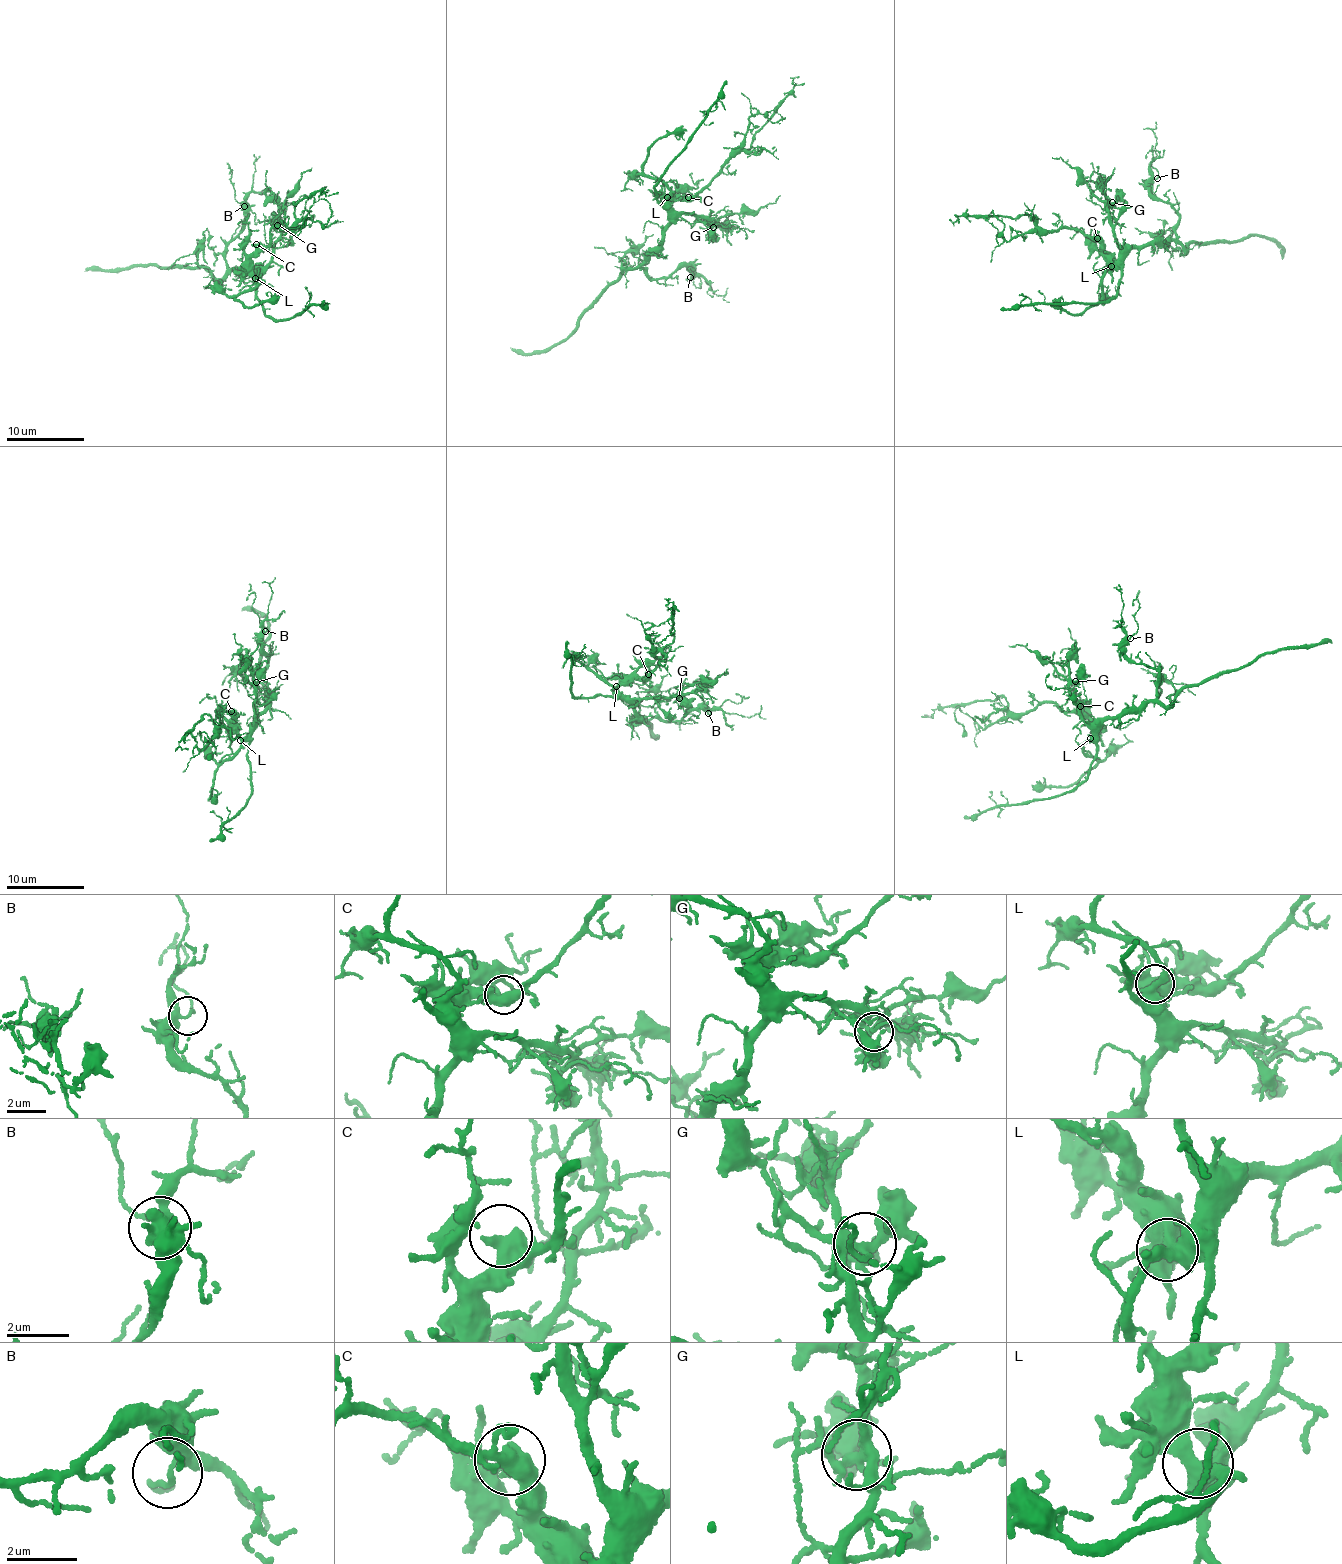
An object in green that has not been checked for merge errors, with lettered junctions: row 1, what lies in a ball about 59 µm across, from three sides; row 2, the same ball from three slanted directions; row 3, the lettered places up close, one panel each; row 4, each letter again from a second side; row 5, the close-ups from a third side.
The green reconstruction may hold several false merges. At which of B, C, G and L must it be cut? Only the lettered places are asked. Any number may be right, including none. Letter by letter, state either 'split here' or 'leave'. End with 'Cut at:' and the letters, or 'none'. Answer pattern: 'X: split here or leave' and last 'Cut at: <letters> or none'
B: leave
C: leave
G: leave
L: leave
Cut at: none

